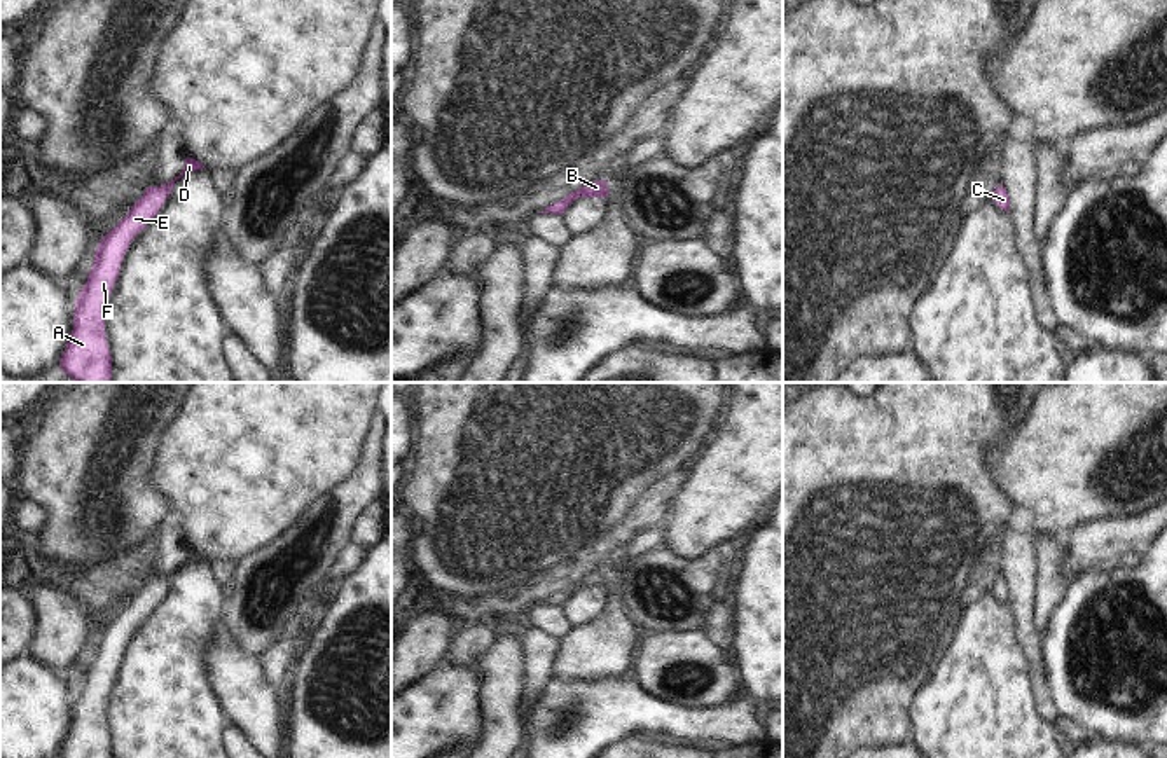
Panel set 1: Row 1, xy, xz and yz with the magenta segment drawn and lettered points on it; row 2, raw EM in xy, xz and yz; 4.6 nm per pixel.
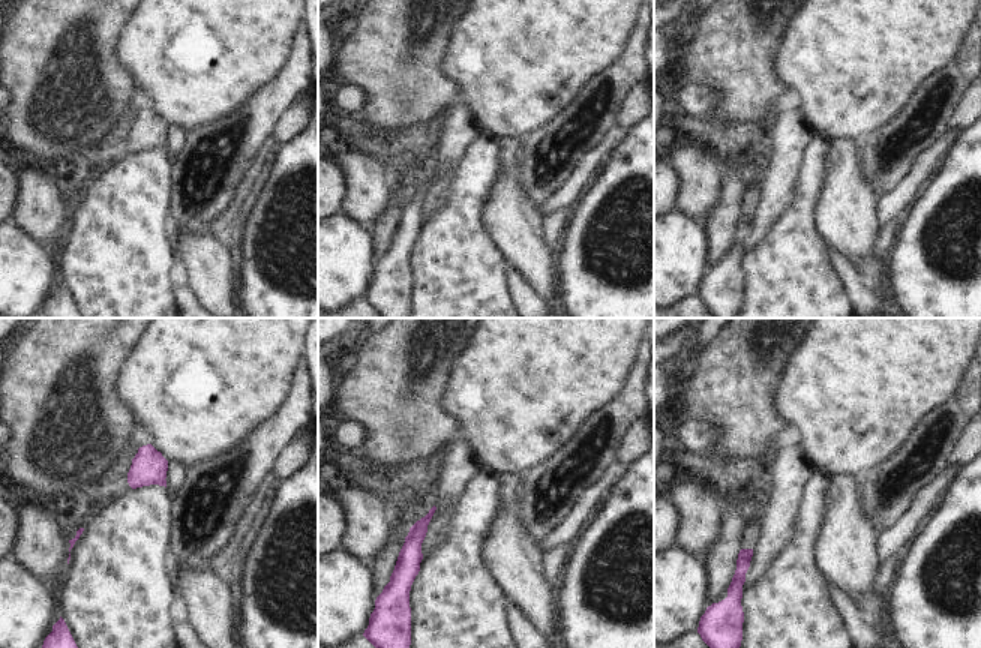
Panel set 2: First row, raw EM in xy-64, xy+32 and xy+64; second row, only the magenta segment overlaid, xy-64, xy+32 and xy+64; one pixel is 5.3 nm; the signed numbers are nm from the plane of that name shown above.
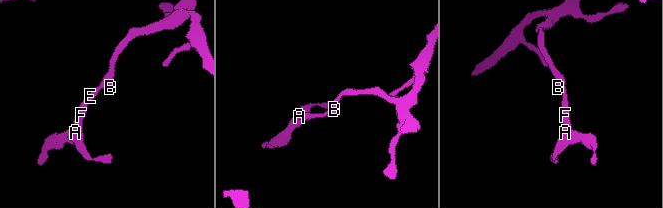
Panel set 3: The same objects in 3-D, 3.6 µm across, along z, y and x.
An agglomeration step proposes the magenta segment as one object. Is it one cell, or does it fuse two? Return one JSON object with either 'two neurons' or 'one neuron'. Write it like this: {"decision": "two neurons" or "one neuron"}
{"decision": "one neuron"}

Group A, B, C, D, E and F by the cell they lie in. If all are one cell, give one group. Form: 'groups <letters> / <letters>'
groups A B C D E F

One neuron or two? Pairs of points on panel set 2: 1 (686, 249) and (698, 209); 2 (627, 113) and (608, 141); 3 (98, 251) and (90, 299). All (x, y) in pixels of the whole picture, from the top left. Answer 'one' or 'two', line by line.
1: two
2: two
3: one

